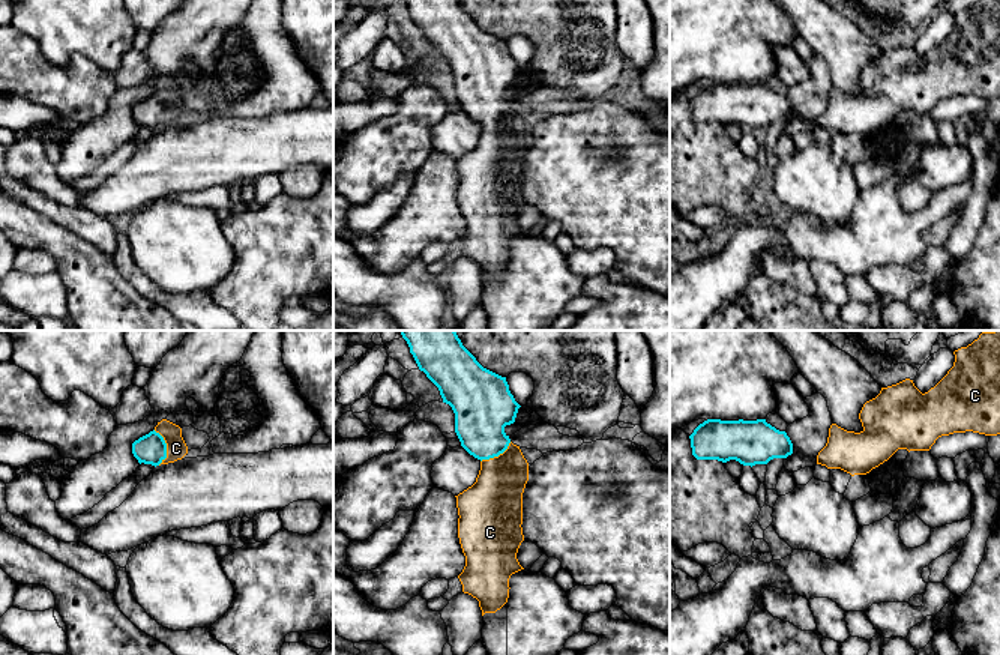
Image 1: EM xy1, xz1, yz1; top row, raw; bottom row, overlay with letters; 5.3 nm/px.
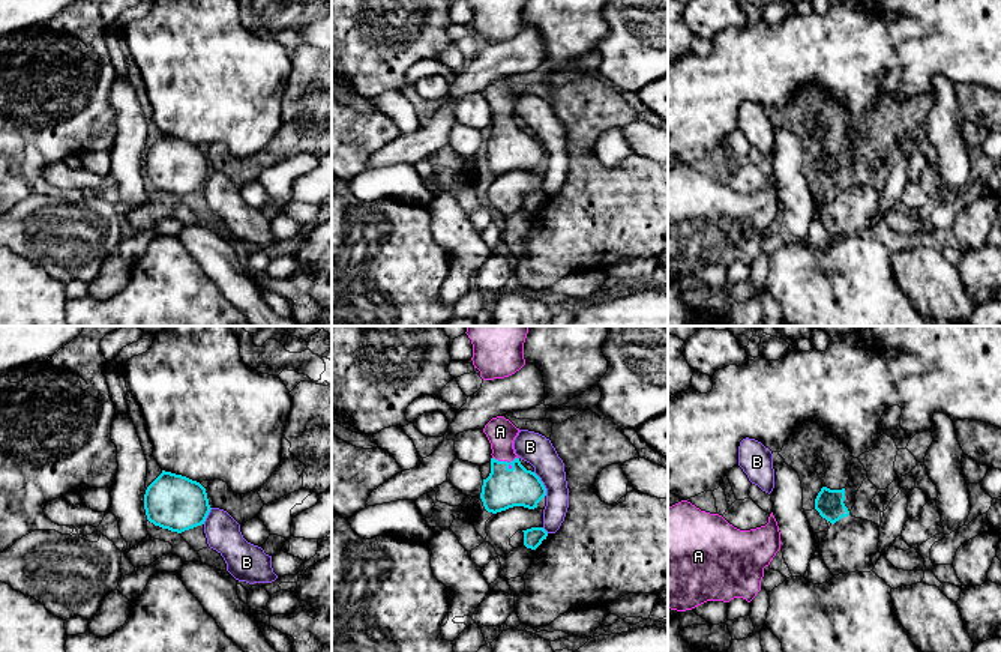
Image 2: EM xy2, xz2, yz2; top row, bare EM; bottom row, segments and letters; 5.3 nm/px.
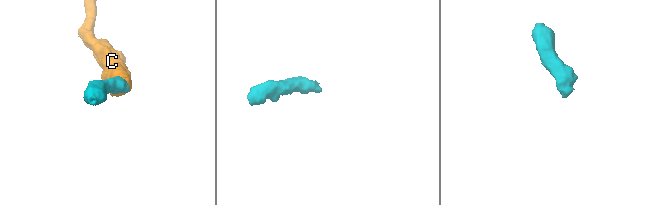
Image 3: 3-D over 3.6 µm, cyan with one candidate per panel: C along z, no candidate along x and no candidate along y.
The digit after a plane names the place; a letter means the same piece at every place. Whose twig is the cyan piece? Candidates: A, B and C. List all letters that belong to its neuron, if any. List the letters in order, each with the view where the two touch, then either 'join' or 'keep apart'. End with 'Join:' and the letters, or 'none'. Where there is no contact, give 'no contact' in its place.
A: xz2 | join
B: xz2 | keep apart
C: xy1 | join
Join: A, C

